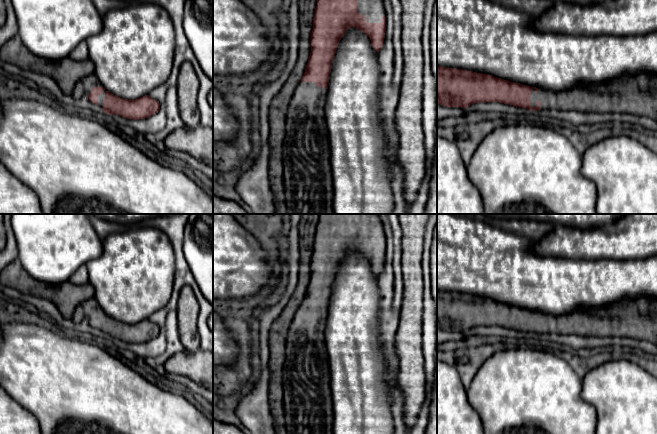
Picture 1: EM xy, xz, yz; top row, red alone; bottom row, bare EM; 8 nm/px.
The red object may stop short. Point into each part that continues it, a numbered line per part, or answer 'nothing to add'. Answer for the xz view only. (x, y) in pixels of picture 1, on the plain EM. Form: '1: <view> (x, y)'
1: xz (370, 227)
2: xz (307, 399)

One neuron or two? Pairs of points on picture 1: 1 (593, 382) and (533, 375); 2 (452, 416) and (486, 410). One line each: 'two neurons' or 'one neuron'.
1: two neurons
2: two neurons

